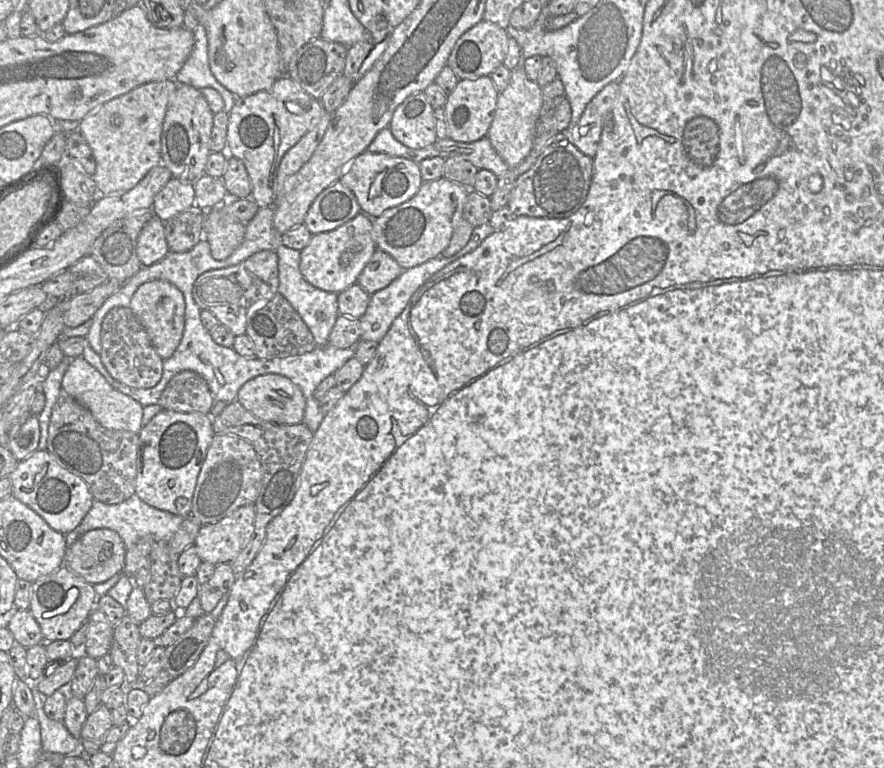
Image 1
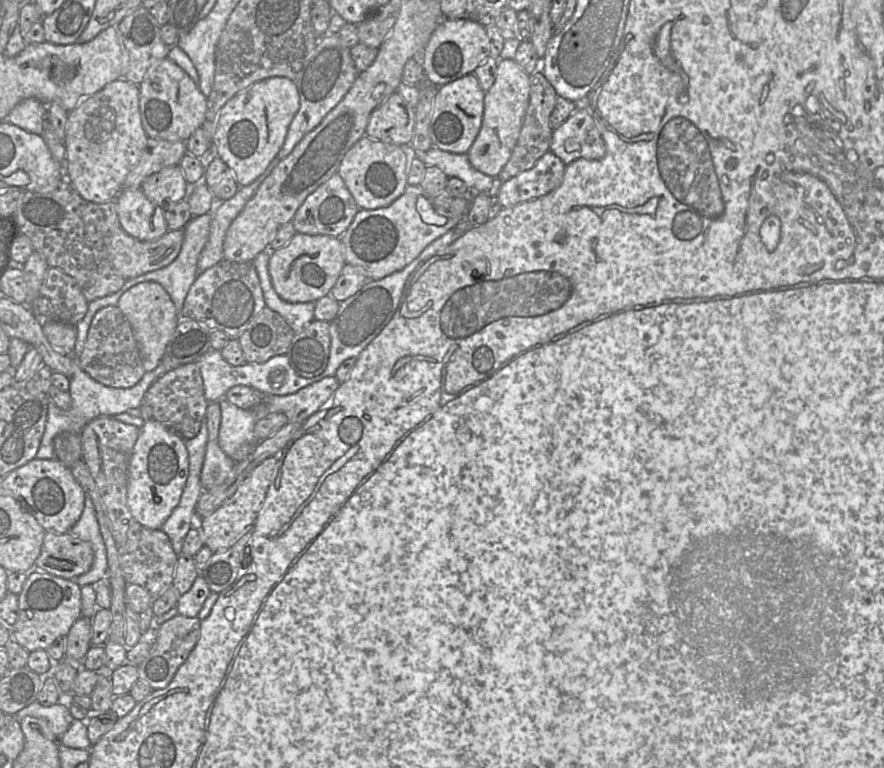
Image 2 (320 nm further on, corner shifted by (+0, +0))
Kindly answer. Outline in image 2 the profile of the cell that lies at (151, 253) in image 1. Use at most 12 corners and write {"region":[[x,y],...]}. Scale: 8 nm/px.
{"region":[[141,188],[115,198],[121,228],[142,241],[167,231],[164,210]]}

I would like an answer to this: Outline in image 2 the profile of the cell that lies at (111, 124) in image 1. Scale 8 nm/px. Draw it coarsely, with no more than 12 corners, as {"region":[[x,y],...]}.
{"region":[[139,87],[69,111],[65,177],[115,200],[147,140]]}

